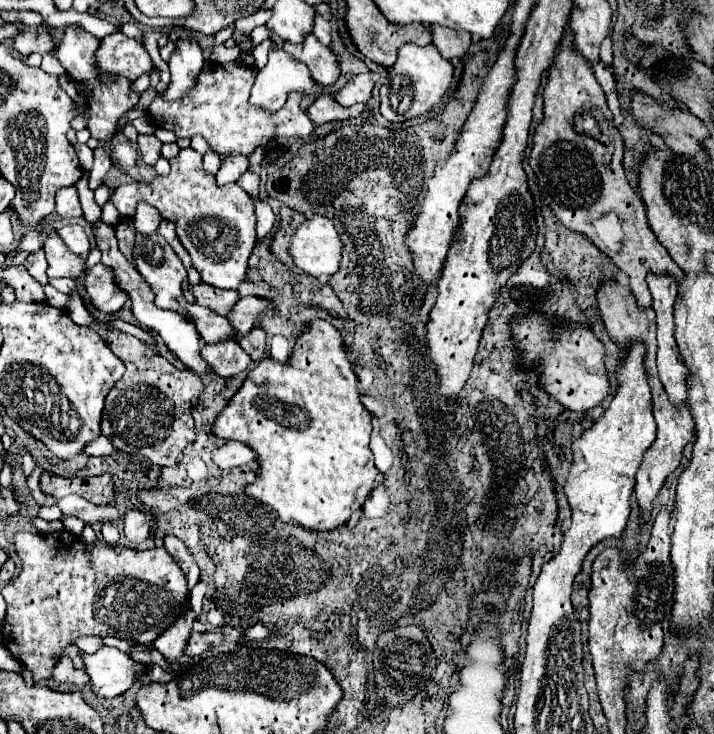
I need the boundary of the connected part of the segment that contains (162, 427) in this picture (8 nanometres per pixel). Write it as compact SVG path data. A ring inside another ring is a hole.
M108 328L106 344L124 362L126 372L124 372L124 376L114 384L114 388L106 396L100 432L114 444L114 448L118 448L122 452L142 454L148 462L152 462L156 466L162 466L162 468L164 466L174 466L178 462L178 456L182 454L182 450L188 444L192 444L194 436L196 436L194 420L192 420L192 414L190 414L190 406L204 392L202 380L194 372L190 372L190 370L174 368L156 350L148 348L138 338L126 334L126 332L120 332L116 328Z

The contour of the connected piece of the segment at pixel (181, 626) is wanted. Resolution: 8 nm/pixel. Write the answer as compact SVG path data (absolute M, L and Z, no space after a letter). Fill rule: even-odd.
M186 610L184 616L178 616L158 638L154 644L154 648L170 662L174 664L176 658L182 656L184 648L186 648L186 642L188 642L188 636L192 632L192 622L194 622L194 616L192 616L192 610Z

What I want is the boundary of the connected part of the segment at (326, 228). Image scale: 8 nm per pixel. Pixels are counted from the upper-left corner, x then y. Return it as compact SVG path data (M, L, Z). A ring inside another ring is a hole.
M312 214L306 222L296 226L288 254L304 274L314 278L332 276L338 272L342 258L342 240L330 218Z

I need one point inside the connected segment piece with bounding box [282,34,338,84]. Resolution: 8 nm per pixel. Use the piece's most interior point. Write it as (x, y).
(321, 62)

